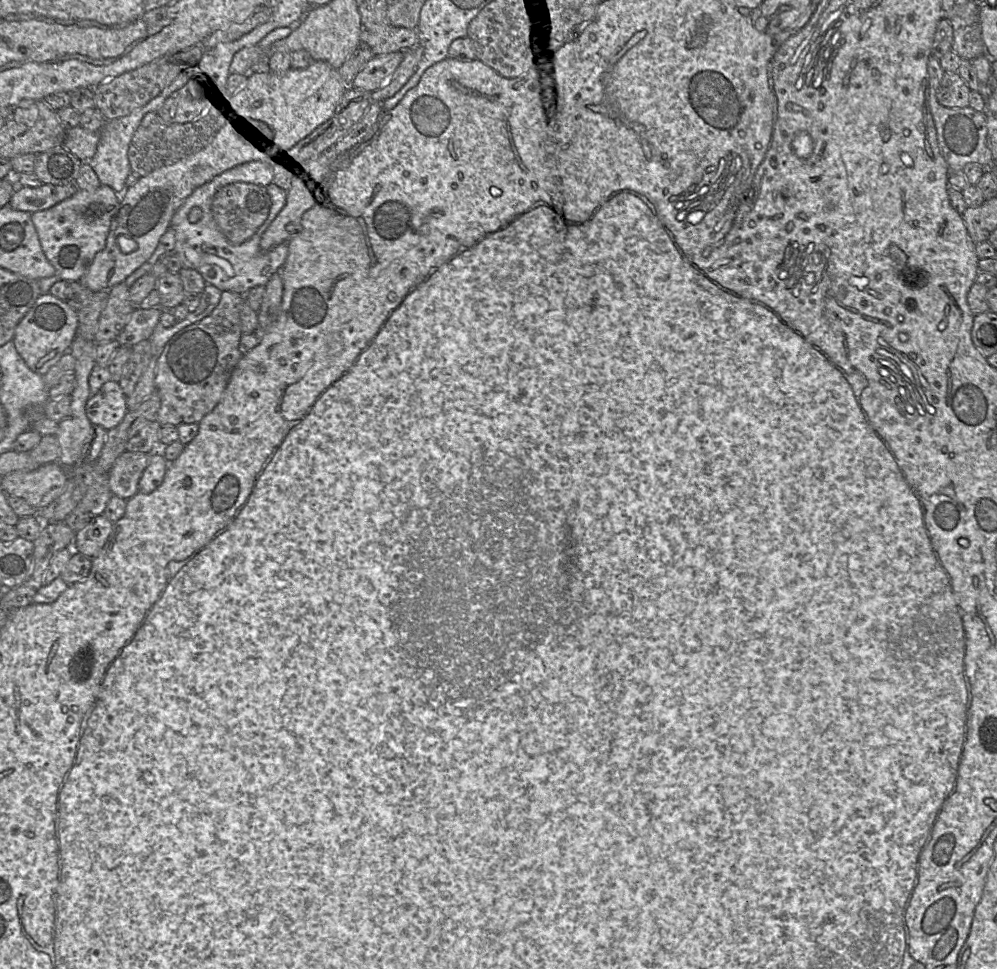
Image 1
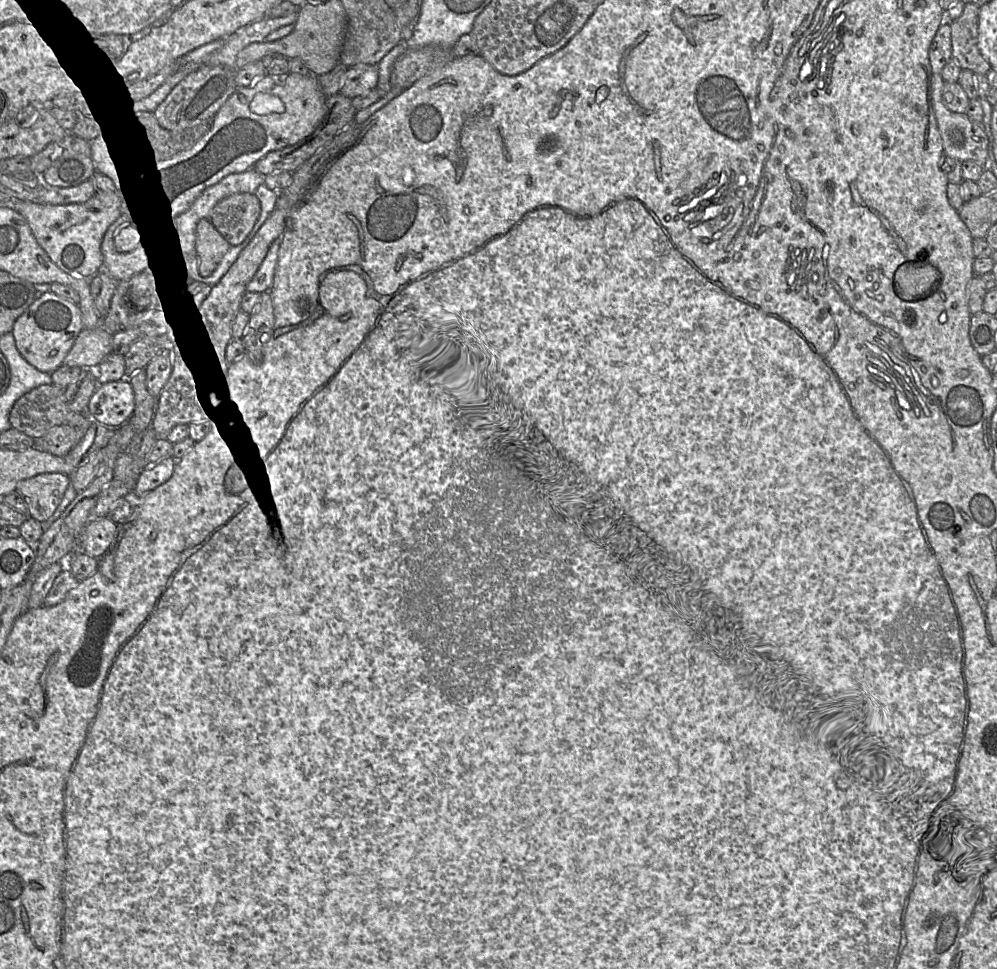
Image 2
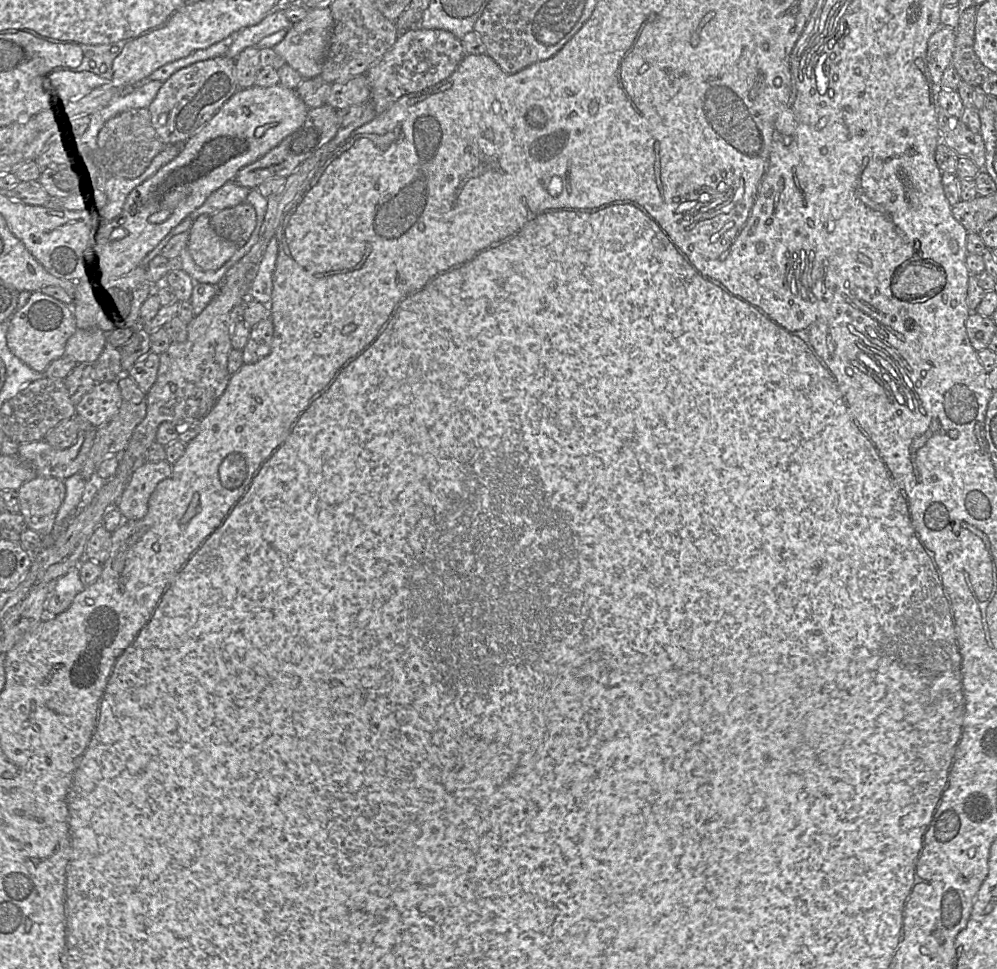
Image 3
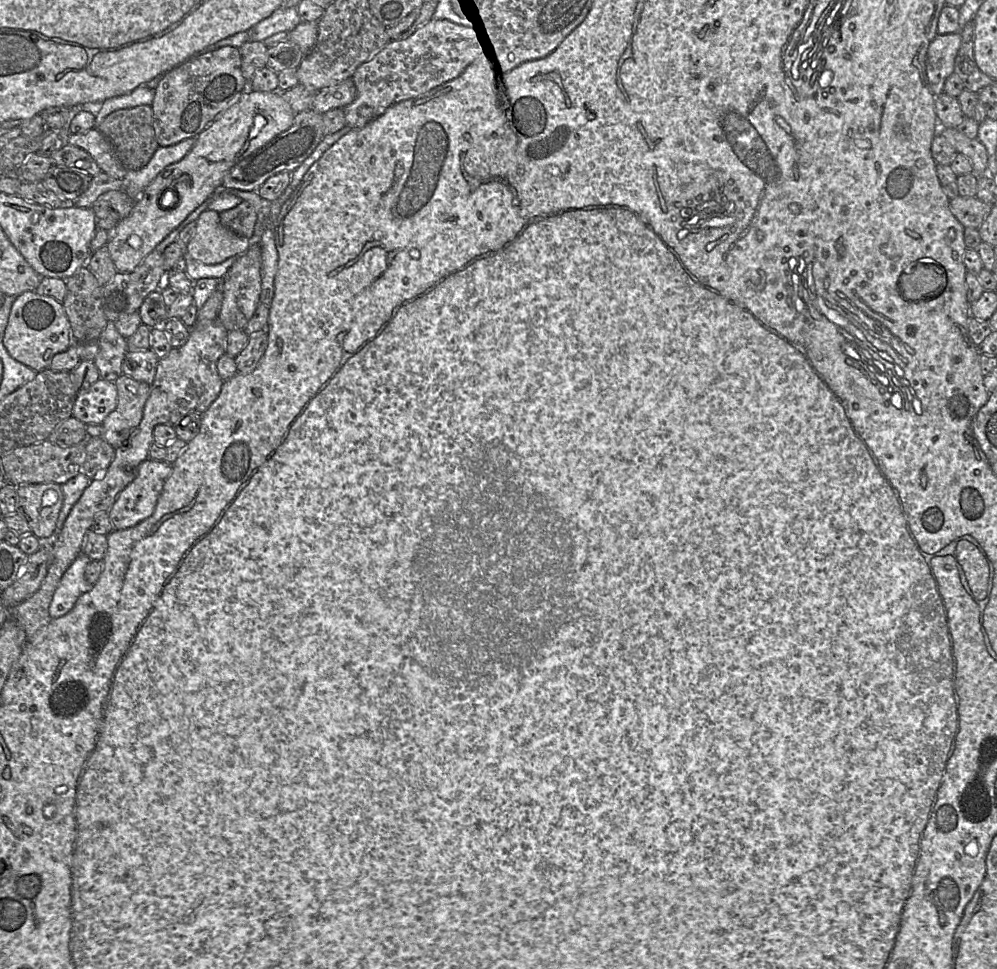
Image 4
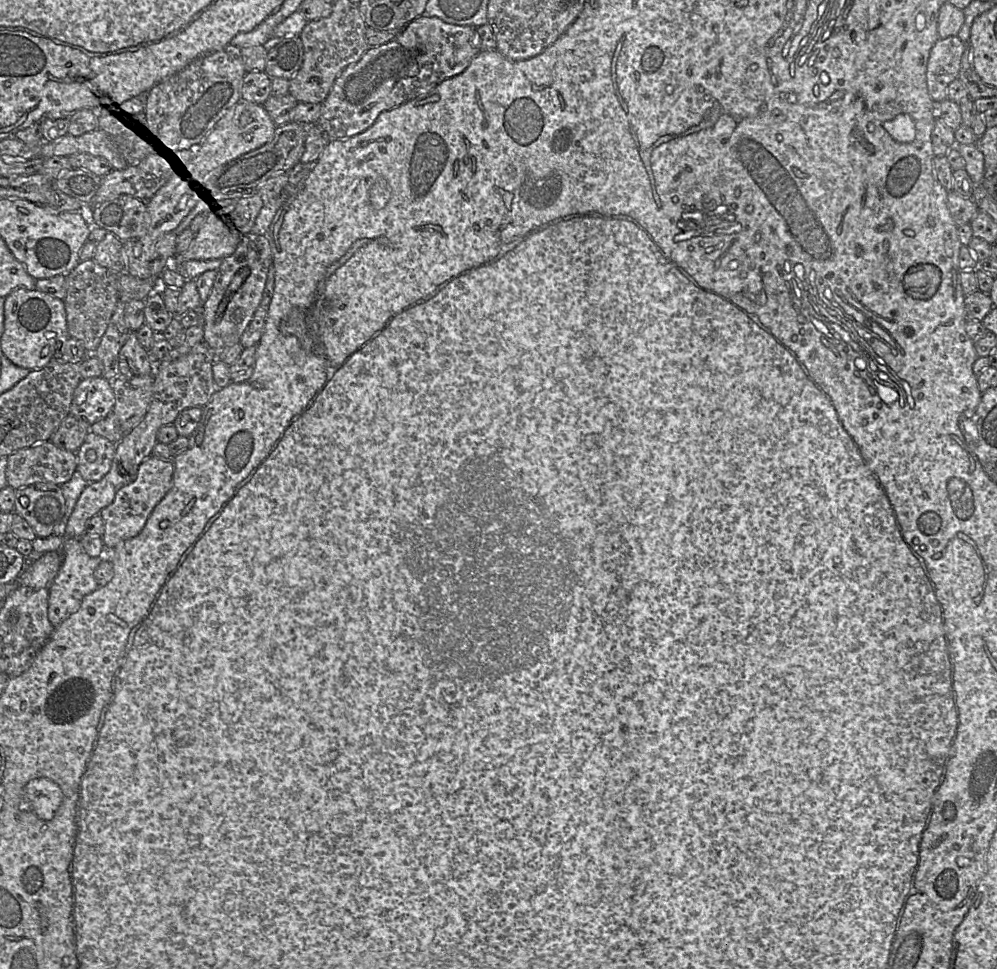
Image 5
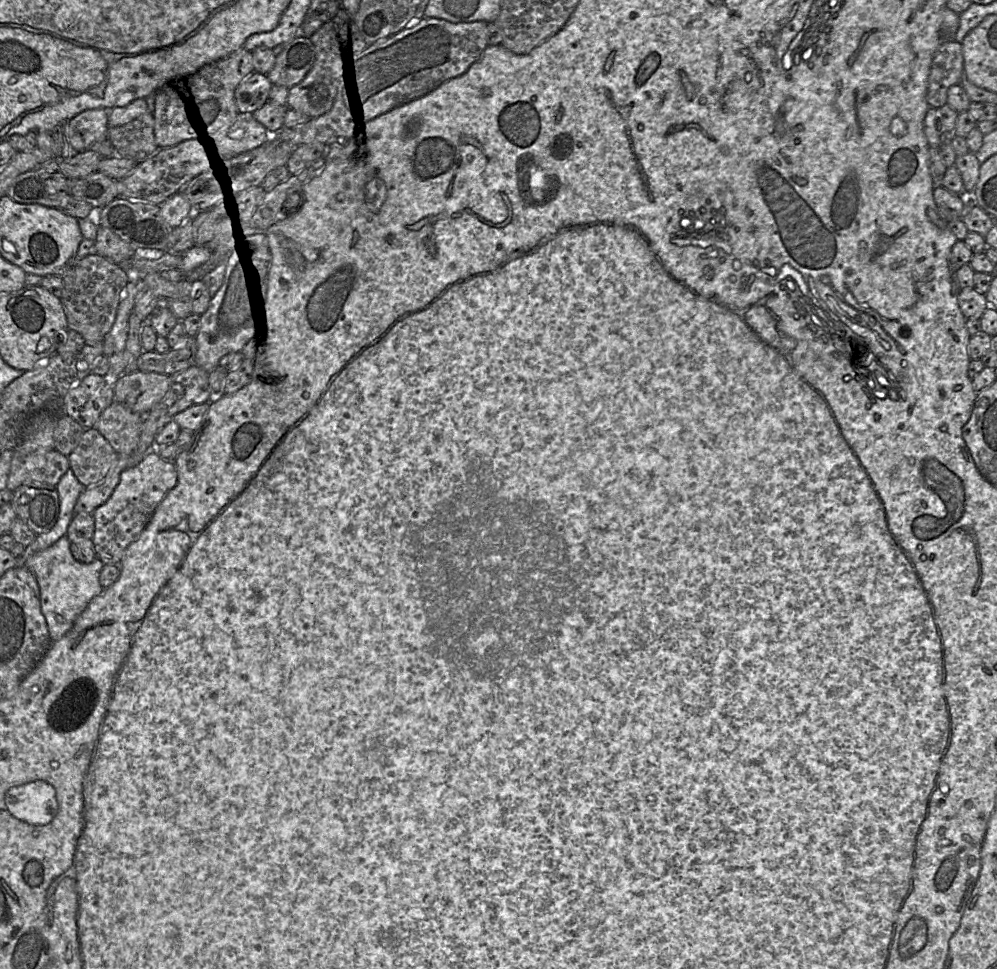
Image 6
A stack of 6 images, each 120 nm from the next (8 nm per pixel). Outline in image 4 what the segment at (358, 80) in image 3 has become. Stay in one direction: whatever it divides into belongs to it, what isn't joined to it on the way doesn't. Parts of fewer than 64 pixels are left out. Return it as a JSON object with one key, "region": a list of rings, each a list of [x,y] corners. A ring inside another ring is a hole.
{"region":[[[351,78],[338,84],[325,87],[316,92],[312,108],[318,113],[325,113],[331,109],[344,108],[354,101],[356,88]]]}

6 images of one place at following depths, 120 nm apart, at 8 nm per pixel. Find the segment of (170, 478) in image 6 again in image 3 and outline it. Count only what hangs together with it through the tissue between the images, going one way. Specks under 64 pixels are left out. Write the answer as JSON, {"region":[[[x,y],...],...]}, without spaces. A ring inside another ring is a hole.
{"region":[[[166,459],[146,461],[134,471],[116,505],[123,520],[139,520],[146,515],[151,494],[161,481],[170,476],[172,466]]]}

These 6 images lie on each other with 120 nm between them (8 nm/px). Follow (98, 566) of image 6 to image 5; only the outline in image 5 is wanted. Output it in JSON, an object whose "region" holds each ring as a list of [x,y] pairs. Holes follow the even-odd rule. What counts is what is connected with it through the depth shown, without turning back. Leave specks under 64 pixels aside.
{"region":[[[51,535],[47,538],[36,537],[31,541],[35,553],[44,554],[51,551],[60,551],[62,553],[62,564],[50,587],[48,597],[48,619],[54,628],[76,612],[81,605],[82,599],[99,587],[94,578],[94,571],[100,564],[102,557],[87,555],[79,540],[80,538]]]}

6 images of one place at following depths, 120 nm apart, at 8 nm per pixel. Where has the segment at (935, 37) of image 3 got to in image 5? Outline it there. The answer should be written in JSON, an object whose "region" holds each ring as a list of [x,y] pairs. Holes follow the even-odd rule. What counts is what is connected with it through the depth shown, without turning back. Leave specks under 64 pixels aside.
{"region":[[[957,35],[939,39],[933,46],[927,65],[927,86],[937,104],[948,99],[948,85],[958,78],[964,43]]]}

